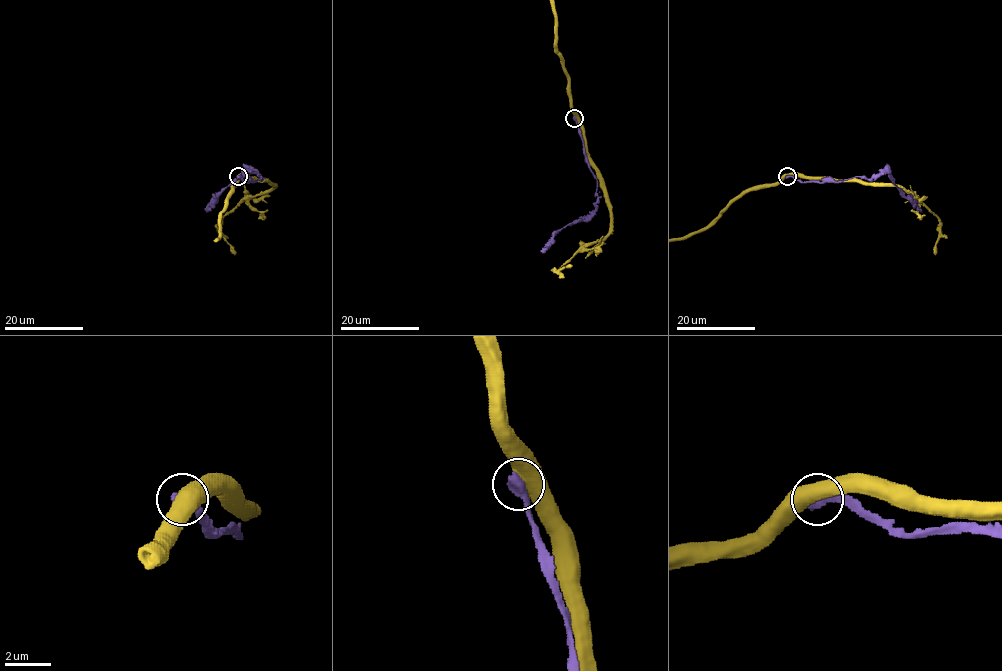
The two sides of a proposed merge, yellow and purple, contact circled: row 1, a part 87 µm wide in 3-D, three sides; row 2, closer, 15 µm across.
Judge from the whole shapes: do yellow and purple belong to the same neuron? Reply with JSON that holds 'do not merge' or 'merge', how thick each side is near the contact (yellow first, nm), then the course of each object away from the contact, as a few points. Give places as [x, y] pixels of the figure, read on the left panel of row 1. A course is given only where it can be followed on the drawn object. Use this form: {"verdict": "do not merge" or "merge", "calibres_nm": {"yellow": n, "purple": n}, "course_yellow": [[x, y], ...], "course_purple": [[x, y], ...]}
{"verdict": "do not merge", "calibres_nm": {"yellow": 600, "purple": 500}, "course_purple": [[238, 176], [244, 182], [262, 178], [253, 173], [242, 173], [206, 211]]}

